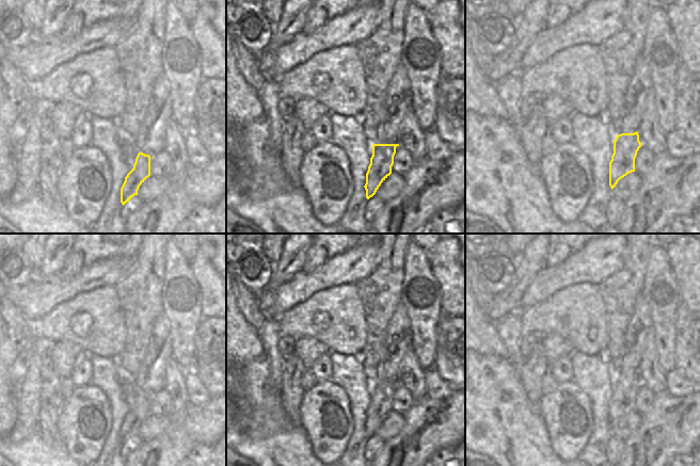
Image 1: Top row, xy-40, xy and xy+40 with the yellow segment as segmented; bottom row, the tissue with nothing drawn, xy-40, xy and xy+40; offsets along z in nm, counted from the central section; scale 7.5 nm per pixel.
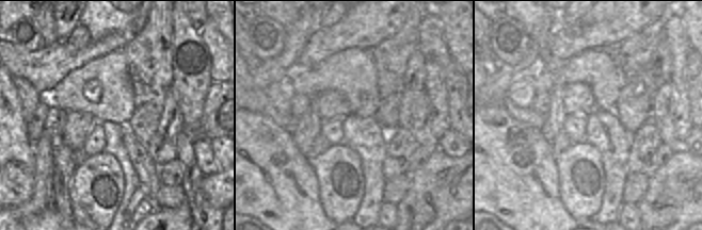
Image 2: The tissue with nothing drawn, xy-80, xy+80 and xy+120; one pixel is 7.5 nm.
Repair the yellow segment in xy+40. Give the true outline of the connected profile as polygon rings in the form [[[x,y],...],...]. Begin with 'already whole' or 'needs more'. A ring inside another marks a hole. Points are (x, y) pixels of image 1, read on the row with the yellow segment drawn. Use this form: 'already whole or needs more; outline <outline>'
already whole; outline [[[638,132],[618,134],[614,141],[614,154],[609,162],[611,190],[627,174],[635,172],[635,158],[641,147]]]

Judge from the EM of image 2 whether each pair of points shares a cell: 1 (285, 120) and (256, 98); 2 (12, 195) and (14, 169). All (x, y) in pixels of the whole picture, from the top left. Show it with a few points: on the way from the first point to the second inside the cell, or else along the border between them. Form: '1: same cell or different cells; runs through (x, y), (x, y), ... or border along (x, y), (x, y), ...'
1: same cell; runs through (277, 117), (264, 105)
2: same cell; runs through (19, 194), (14, 186), (14, 177)

